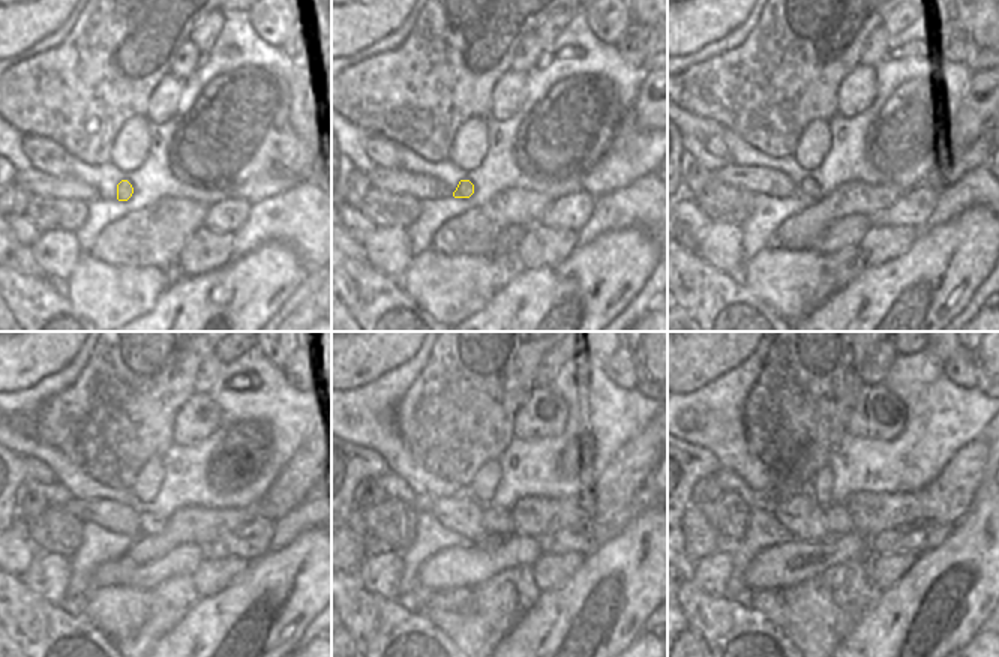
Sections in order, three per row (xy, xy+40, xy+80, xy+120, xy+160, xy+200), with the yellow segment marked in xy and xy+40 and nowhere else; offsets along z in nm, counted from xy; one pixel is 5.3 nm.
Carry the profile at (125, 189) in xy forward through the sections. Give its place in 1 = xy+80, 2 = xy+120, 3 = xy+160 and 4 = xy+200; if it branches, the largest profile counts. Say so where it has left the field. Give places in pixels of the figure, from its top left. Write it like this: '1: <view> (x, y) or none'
1: xy+80 (807, 186)
2: xy+120 (149, 525)
3: xy+160 (497, 522)
4: xy+200 (837, 519)

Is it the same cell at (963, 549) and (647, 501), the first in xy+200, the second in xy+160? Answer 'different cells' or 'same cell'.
different cells

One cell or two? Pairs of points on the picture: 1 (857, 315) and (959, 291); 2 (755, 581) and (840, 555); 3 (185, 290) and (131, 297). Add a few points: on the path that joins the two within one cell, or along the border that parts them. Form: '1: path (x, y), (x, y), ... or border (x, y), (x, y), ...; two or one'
1: path (882, 315), (893, 315), (921, 291), (933, 291); one
2: path (776, 570), (803, 569), (819, 563); one
3: border (174, 278), (159, 299), (141, 315); two

